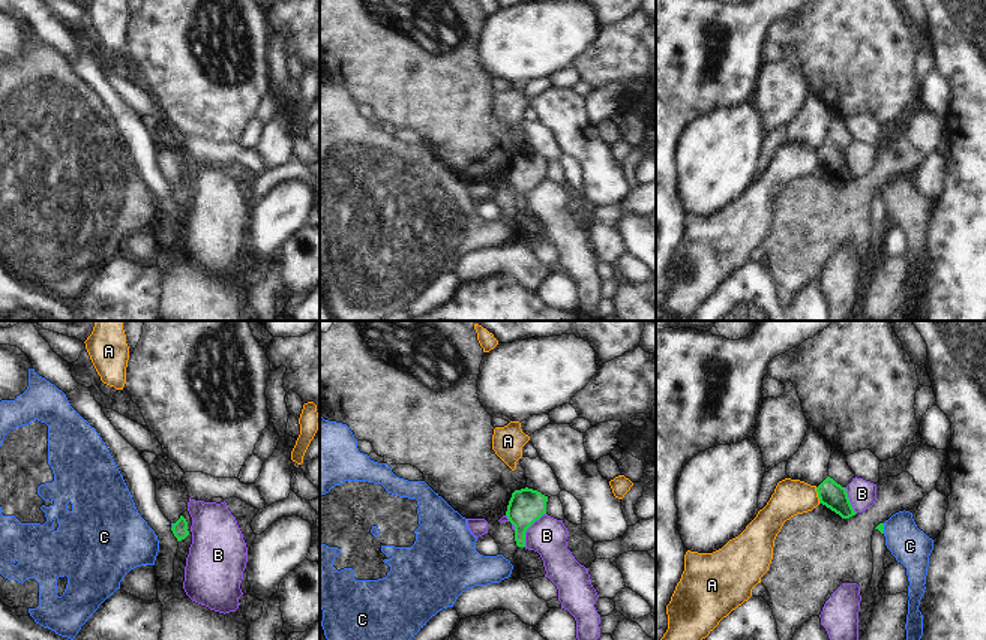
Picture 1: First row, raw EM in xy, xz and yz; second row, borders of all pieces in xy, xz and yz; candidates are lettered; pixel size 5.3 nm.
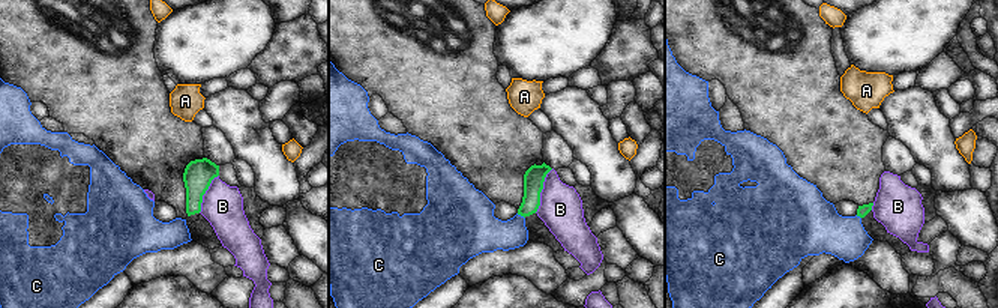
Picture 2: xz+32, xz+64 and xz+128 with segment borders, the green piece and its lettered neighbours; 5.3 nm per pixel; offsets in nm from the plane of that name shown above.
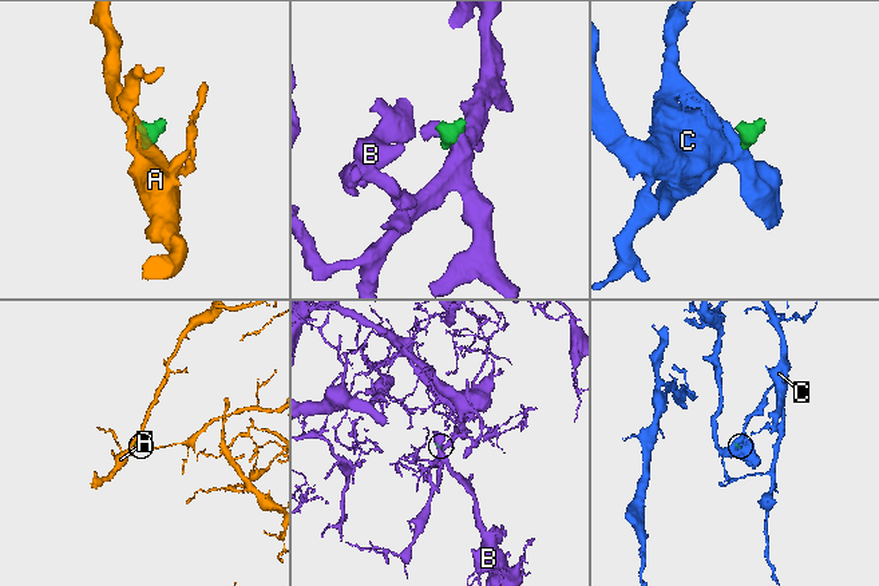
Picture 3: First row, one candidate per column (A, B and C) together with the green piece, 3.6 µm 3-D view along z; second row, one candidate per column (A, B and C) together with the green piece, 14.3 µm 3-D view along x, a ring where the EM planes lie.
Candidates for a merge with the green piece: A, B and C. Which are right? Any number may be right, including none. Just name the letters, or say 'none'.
C

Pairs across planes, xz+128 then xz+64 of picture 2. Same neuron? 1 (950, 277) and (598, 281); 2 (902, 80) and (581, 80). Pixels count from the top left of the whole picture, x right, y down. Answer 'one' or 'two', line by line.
1: two
2: two

